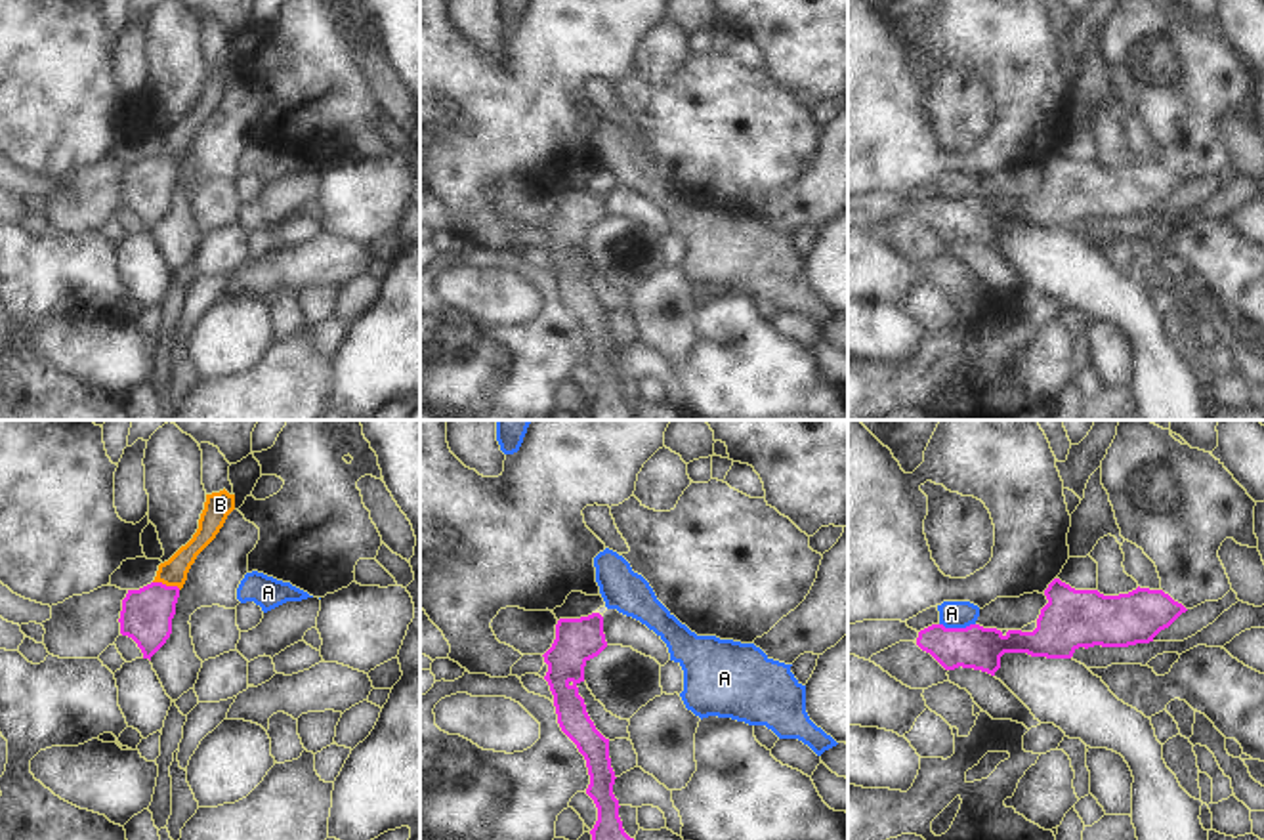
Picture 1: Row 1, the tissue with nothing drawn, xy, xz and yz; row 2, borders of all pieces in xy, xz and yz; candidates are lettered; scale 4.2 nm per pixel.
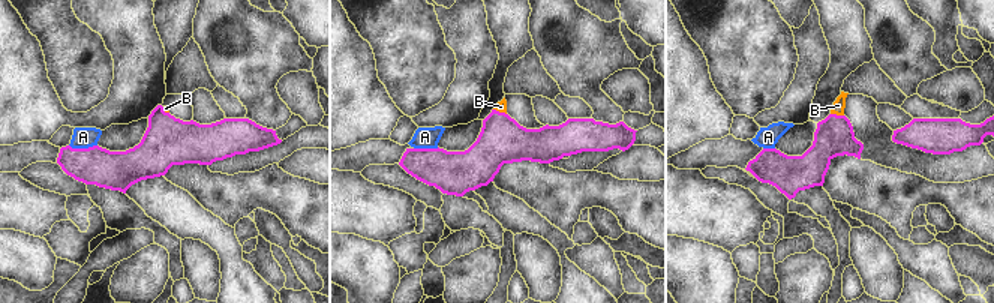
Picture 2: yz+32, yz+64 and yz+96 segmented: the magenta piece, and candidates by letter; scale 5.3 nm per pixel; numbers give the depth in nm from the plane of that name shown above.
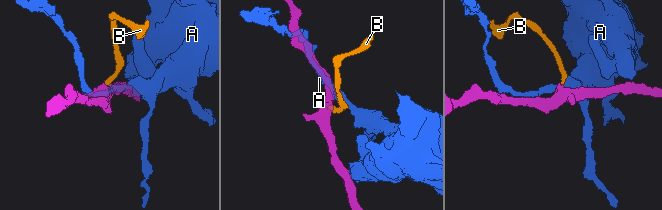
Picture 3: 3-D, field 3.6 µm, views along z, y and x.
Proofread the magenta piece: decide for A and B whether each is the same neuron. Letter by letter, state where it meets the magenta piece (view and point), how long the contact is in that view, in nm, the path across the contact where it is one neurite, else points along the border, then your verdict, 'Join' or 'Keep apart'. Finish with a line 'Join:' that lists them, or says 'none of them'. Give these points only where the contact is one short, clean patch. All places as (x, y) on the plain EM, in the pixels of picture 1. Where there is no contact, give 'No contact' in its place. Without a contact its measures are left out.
A: Touches magenta at yz (957, 201). Shared border 150 nm. Keep apart
B: Touches magenta at xy (165, 157). Shared border 120 nm. Path across: xy (146, 189), (165, 157), (174, 144). Join
Join: B.

